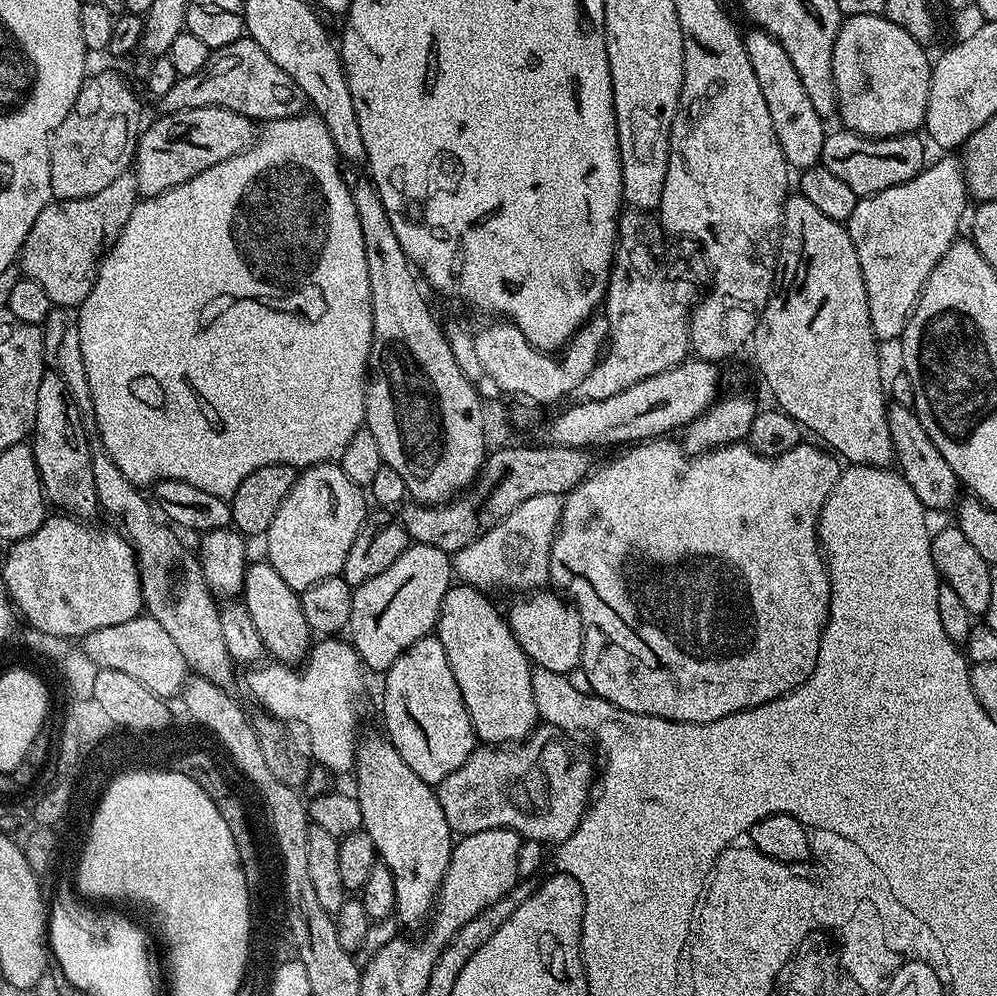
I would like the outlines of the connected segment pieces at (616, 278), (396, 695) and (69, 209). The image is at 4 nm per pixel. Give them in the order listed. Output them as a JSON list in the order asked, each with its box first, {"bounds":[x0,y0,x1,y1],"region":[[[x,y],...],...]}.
[{"bounds":[584,210,690,400],"region":[[[628,210],[620,217],[616,253],[612,256],[612,275],[608,278],[608,287],[612,289],[612,304],[602,305],[602,312],[612,312],[612,332],[616,332],[616,344],[612,344],[612,356],[608,356],[604,364],[600,364],[600,372],[596,372],[596,376],[592,376],[588,384],[584,384],[584,392],[592,392],[592,400],[622,394],[622,390],[634,386],[634,382],[642,382],[654,374],[662,374],[662,370],[678,366],[689,359],[690,320],[680,317],[680,308],[672,304],[672,292],[668,292],[668,284],[664,280],[660,232],[656,232],[659,225],[659,219],[652,212]]]},{"bounds":[384,634,477,786],"region":[[[435,634],[423,636],[414,646],[405,652],[388,667],[384,680],[384,728],[392,745],[402,754],[402,762],[422,778],[422,782],[439,786],[477,747],[476,732],[472,729],[470,714],[462,702],[462,694],[458,690],[458,682],[454,682],[454,670],[450,670],[450,662],[446,662],[446,650],[442,650],[442,642]]]},{"bounds":[18,174,137,310],"region":[[[123,174],[115,178],[112,185],[94,194],[93,197],[56,200],[47,204],[42,214],[34,218],[34,226],[30,226],[30,234],[26,234],[26,242],[20,248],[18,265],[21,273],[27,279],[38,282],[42,290],[46,290],[53,305],[67,310],[79,309],[80,303],[92,293],[92,287],[96,281],[96,270],[105,255],[106,245],[120,237],[130,218],[132,208],[137,202],[136,177],[132,174]]]}]

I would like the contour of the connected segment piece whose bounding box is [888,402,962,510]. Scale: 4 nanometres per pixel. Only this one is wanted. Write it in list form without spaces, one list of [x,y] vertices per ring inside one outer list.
[[[895,402],[888,404],[888,429],[892,439],[892,450],[895,463],[899,471],[906,478],[910,490],[918,494],[918,498],[924,503],[925,509],[948,508],[951,509],[957,503],[962,492],[962,485],[957,480],[954,470],[950,470],[950,462],[942,458],[938,446],[930,442],[930,434],[922,426],[915,407],[907,408]]]

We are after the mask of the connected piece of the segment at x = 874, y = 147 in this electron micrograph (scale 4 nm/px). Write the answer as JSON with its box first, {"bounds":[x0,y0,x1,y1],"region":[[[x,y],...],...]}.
{"bounds":[820,131,926,198],"region":[[[829,131],[825,135],[820,164],[826,170],[830,170],[830,174],[842,178],[842,182],[846,182],[846,186],[850,186],[850,190],[854,190],[858,198],[873,196],[890,186],[898,186],[917,176],[926,166],[925,141],[923,139],[920,141],[919,135],[869,138],[860,136],[857,132],[839,131]]]}

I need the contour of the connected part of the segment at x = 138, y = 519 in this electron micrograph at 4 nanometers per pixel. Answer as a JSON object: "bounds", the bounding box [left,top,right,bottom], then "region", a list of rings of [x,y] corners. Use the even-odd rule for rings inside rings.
{"bounds":[89,437,234,689],"region":[[[91,437],[89,444],[92,450],[97,505],[103,511],[105,508],[114,519],[120,520],[119,527],[136,552],[147,615],[153,616],[158,626],[162,626],[162,630],[170,634],[174,646],[178,646],[182,658],[195,675],[227,689],[232,680],[234,662],[222,638],[220,604],[208,589],[199,559],[184,549],[183,542],[175,536],[177,533],[158,515],[153,501],[149,497],[148,501],[140,493],[143,491],[137,485],[131,484],[126,474],[118,470],[118,466],[114,466],[99,437]]]}

